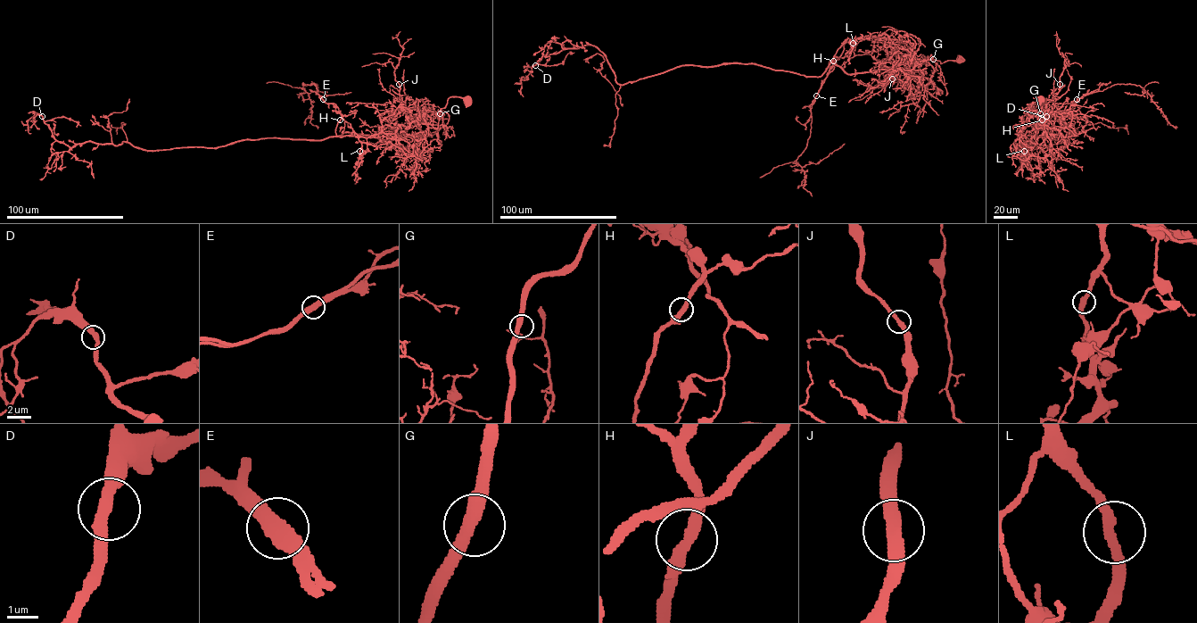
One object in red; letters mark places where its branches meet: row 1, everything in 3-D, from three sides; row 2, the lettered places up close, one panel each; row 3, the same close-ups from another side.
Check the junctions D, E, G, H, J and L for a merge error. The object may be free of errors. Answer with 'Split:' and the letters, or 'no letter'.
Split: E

